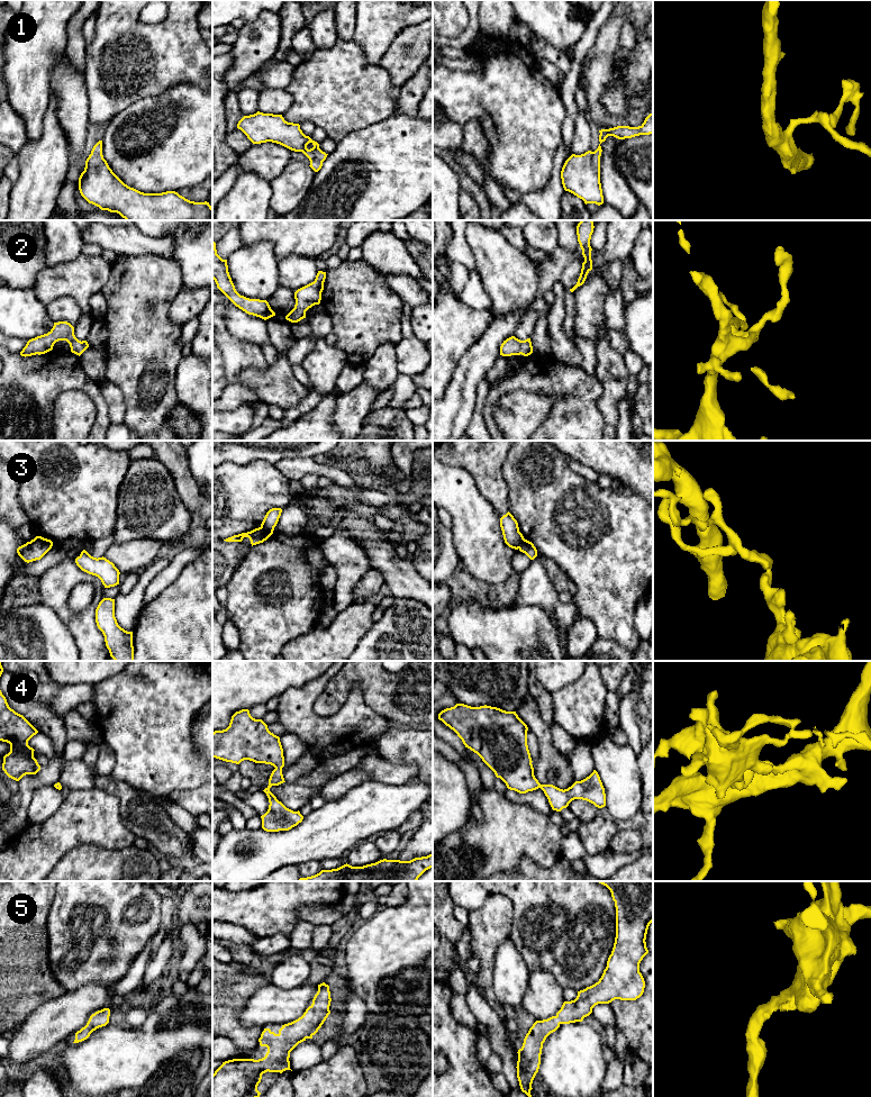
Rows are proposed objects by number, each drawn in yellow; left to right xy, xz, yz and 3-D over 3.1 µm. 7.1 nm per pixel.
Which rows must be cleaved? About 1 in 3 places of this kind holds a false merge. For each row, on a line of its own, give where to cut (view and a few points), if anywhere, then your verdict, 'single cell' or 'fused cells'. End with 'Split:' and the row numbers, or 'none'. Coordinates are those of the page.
1: no cut; single cell
2: no cut; single cell
3: cut in xz along (261, 526), (272, 532); fused cells
4: no cut; single cell
5: no cut; single cell
Split: 3

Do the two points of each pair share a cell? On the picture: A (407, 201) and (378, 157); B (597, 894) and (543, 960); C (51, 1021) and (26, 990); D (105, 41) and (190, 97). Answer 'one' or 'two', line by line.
A: one
B: one
C: two
D: two

